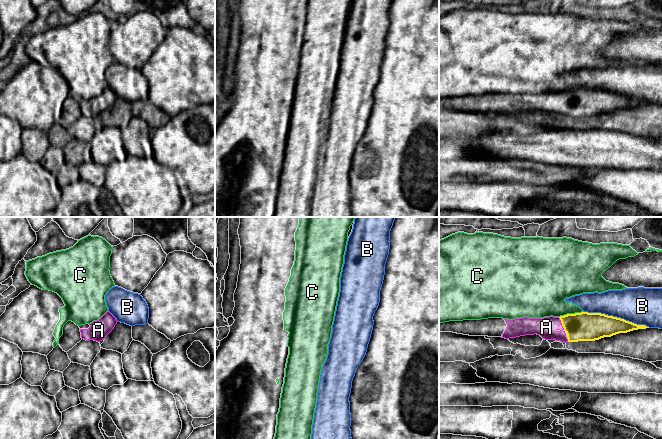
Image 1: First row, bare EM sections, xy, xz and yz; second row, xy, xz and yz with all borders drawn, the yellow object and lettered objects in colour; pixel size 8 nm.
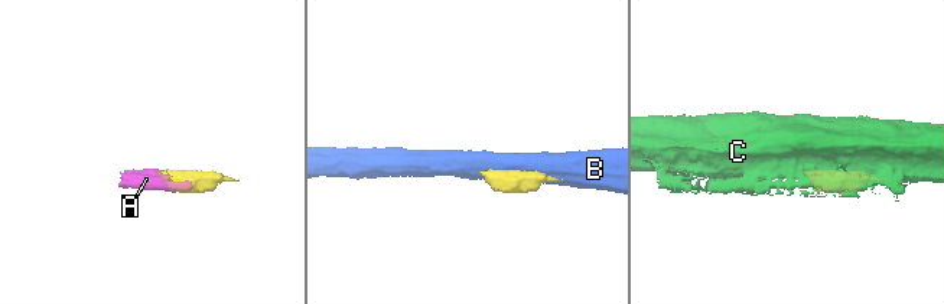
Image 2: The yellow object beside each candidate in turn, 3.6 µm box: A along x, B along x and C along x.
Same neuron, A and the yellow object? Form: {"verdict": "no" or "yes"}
{"verdict": "yes"}

